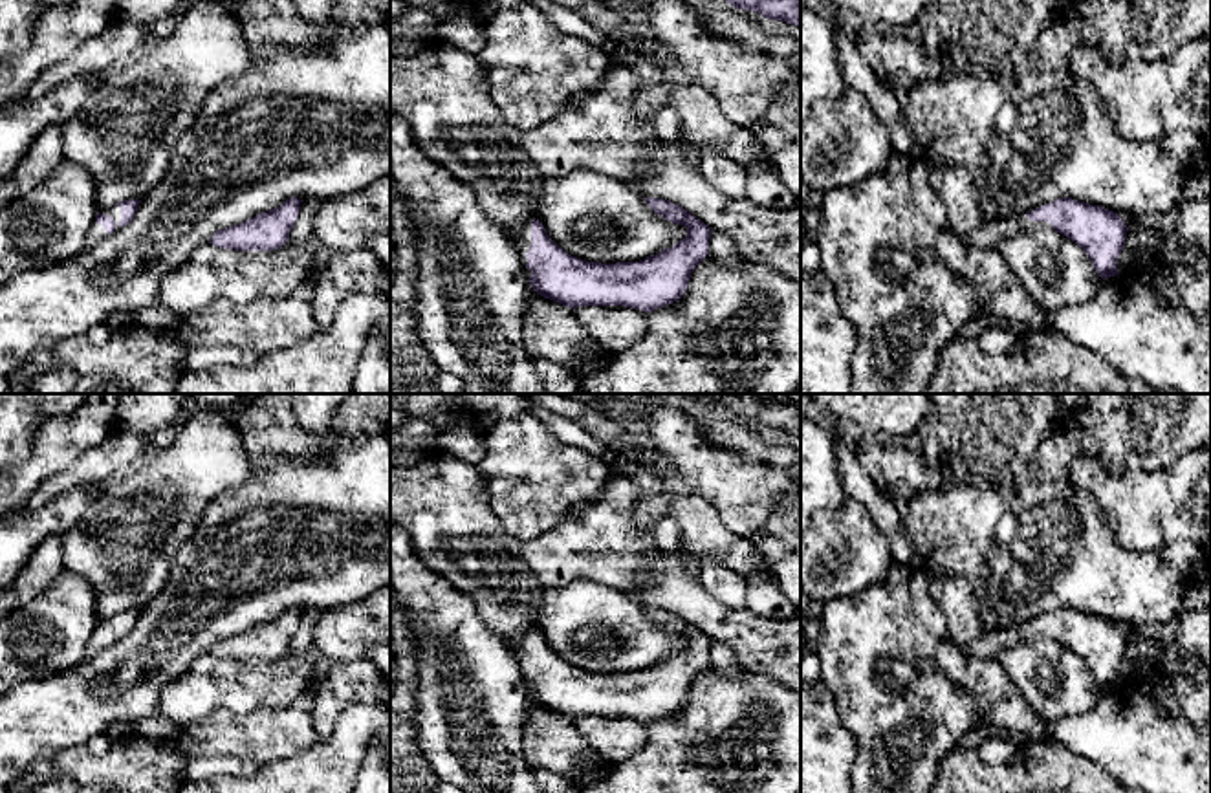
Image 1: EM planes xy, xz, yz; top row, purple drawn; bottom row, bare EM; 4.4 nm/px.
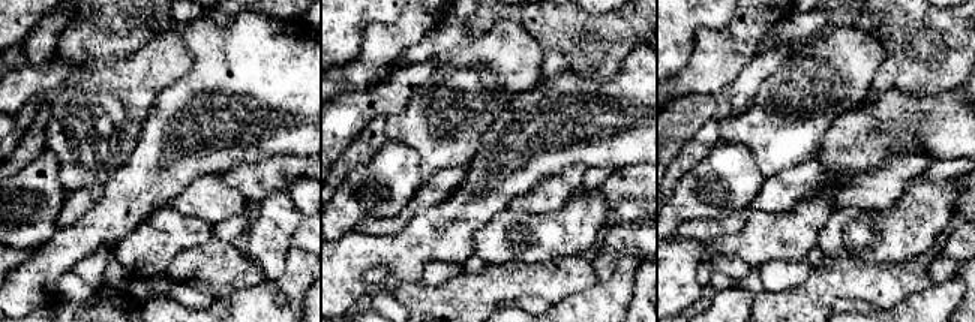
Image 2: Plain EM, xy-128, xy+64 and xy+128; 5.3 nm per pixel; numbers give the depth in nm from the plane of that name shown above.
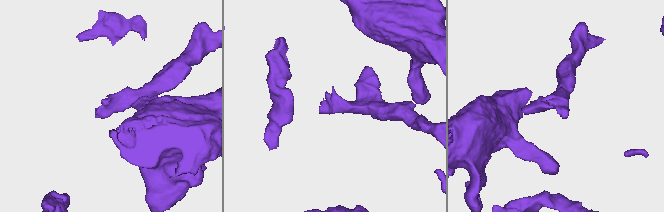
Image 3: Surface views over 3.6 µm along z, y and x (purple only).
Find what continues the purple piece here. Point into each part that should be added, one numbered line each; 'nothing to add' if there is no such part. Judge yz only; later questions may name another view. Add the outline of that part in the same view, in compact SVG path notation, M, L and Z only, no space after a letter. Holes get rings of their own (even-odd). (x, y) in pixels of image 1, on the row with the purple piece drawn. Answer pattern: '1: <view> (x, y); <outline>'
1: yz (992, 233); M1020 214L1008 222L987 222L982 229L958 236L958 240L978 249L995 249L1002 238L1039 225L1052 227L1048 222L1033 222L1026 214Z

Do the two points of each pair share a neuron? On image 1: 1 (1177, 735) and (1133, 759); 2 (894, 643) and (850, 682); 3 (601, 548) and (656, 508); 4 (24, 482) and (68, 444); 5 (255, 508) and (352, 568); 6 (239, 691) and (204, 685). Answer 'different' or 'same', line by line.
1: same
2: same
3: different
4: same
5: same
6: same

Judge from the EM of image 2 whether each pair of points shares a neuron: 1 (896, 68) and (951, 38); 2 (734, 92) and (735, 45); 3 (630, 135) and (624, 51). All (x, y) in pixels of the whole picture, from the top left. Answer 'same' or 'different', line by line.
1: same
2: different
3: different

